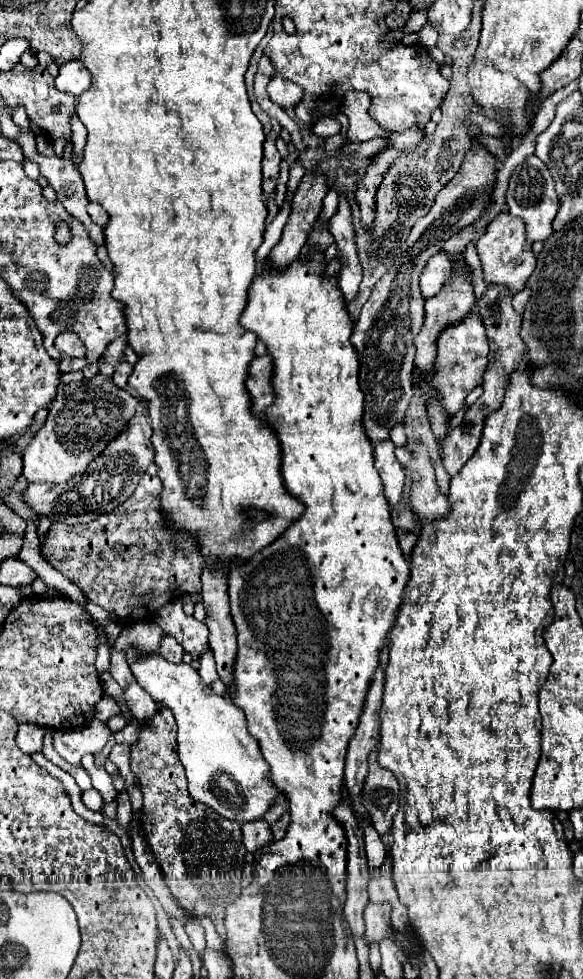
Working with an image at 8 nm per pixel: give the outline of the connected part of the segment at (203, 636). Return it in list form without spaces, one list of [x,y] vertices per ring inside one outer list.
[[[174,599],[168,605],[160,607],[156,611],[154,621],[164,629],[164,633],[172,635],[184,651],[188,651],[194,657],[202,657],[208,647],[208,627],[194,617],[186,615],[182,611],[182,601]]]

